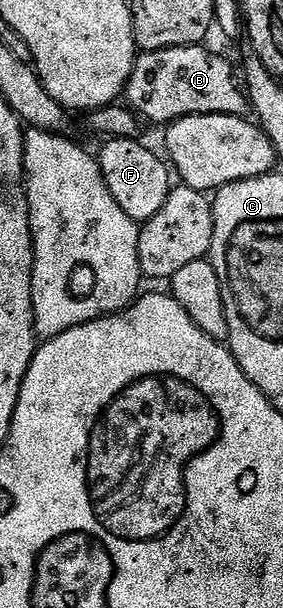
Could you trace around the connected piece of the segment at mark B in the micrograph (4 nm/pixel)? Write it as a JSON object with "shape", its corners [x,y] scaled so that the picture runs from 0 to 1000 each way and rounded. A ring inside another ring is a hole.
{"shape":[[[724,72],[594,77],[534,87],[491,86],[445,137],[438,166],[491,194],[519,192],[569,209],[678,189],[859,191],[876,179],[859,141],[813,122],[813,107]]]}

